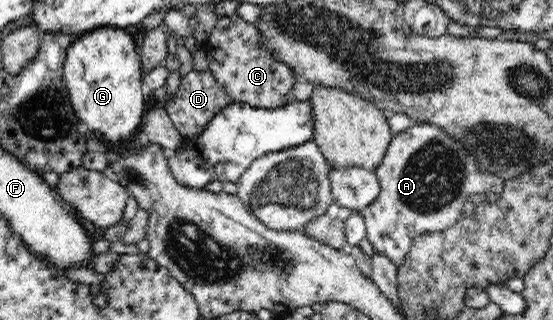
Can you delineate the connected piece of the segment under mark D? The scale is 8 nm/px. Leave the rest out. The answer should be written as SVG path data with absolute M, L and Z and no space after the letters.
M192 71L188 75L181 77L180 87L178 91L167 102L165 102L165 110L171 117L175 128L181 133L182 137L198 137L199 133L209 124L209 121L226 107L232 103L230 96L226 95L226 90L221 88L218 81L215 81L214 75L208 71Z

